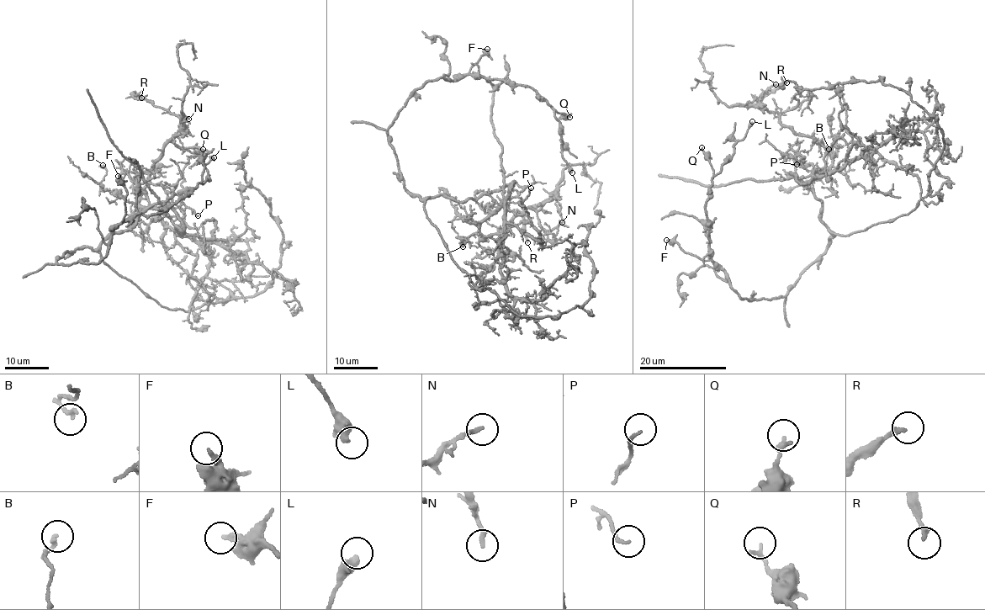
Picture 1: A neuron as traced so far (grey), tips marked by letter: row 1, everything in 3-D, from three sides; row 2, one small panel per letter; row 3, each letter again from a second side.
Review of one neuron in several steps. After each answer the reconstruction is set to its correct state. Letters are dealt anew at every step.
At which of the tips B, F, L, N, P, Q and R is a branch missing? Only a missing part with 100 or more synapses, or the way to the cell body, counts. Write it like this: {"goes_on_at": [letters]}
{"goes_on_at": []}

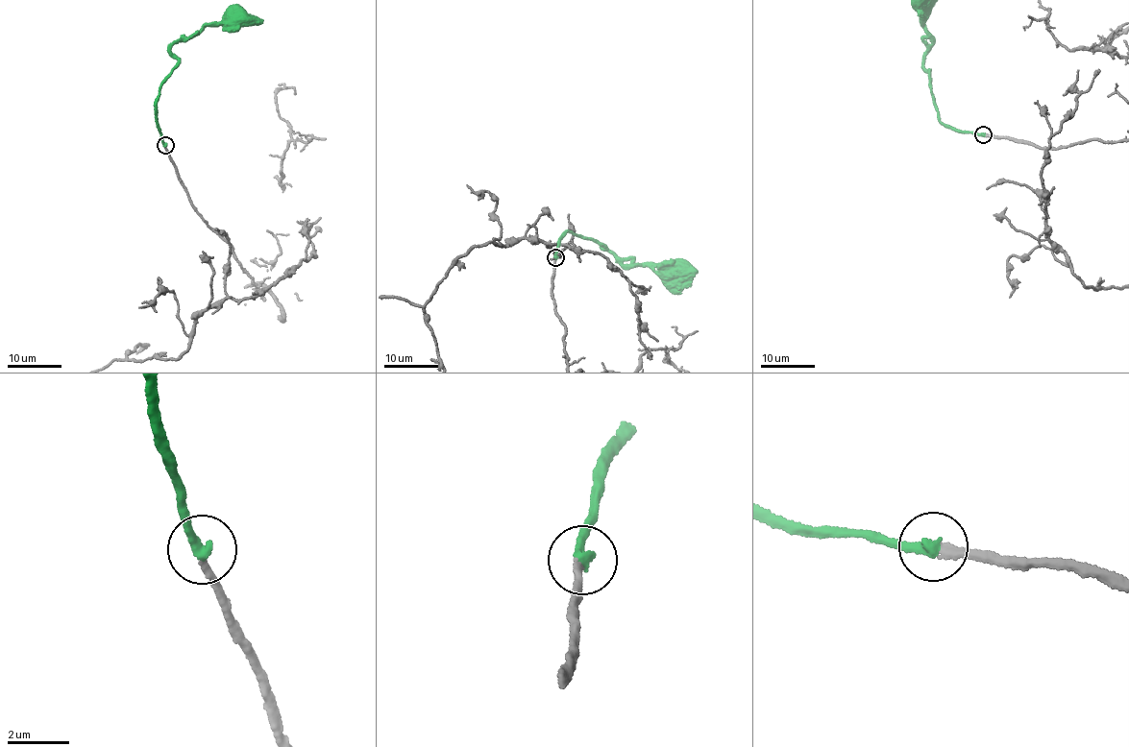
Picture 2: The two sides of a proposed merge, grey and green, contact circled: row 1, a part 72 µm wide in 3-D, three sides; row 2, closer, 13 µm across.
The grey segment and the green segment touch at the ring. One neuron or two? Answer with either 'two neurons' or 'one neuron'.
one neuron

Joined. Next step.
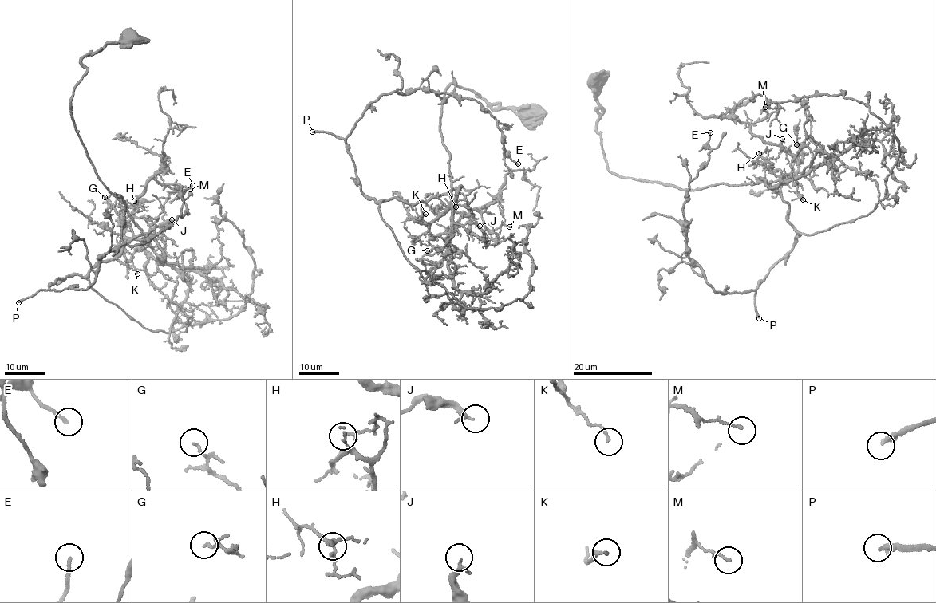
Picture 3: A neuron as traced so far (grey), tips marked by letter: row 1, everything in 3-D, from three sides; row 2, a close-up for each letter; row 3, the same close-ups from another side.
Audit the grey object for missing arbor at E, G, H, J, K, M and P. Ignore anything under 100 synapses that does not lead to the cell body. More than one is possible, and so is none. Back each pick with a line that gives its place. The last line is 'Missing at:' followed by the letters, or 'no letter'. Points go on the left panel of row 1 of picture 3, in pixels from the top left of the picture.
P: Place: (18, 302)
Missing at: P

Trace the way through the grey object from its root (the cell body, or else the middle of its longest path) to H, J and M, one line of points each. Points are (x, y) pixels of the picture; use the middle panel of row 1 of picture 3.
H: (532, 113), (449, 85), (439, 128), (449, 153), (451, 202), (436, 210), (446, 205), (460, 214), (456, 206)
J: (532, 113), (490, 104), (455, 84), (446, 88), (439, 128), (449, 153), (451, 202), (429, 230), (479, 226)
M: (532, 113), (452, 83), (440, 109), (451, 202), (429, 230), (450, 230), (474, 210), (489, 230), (509, 226)

